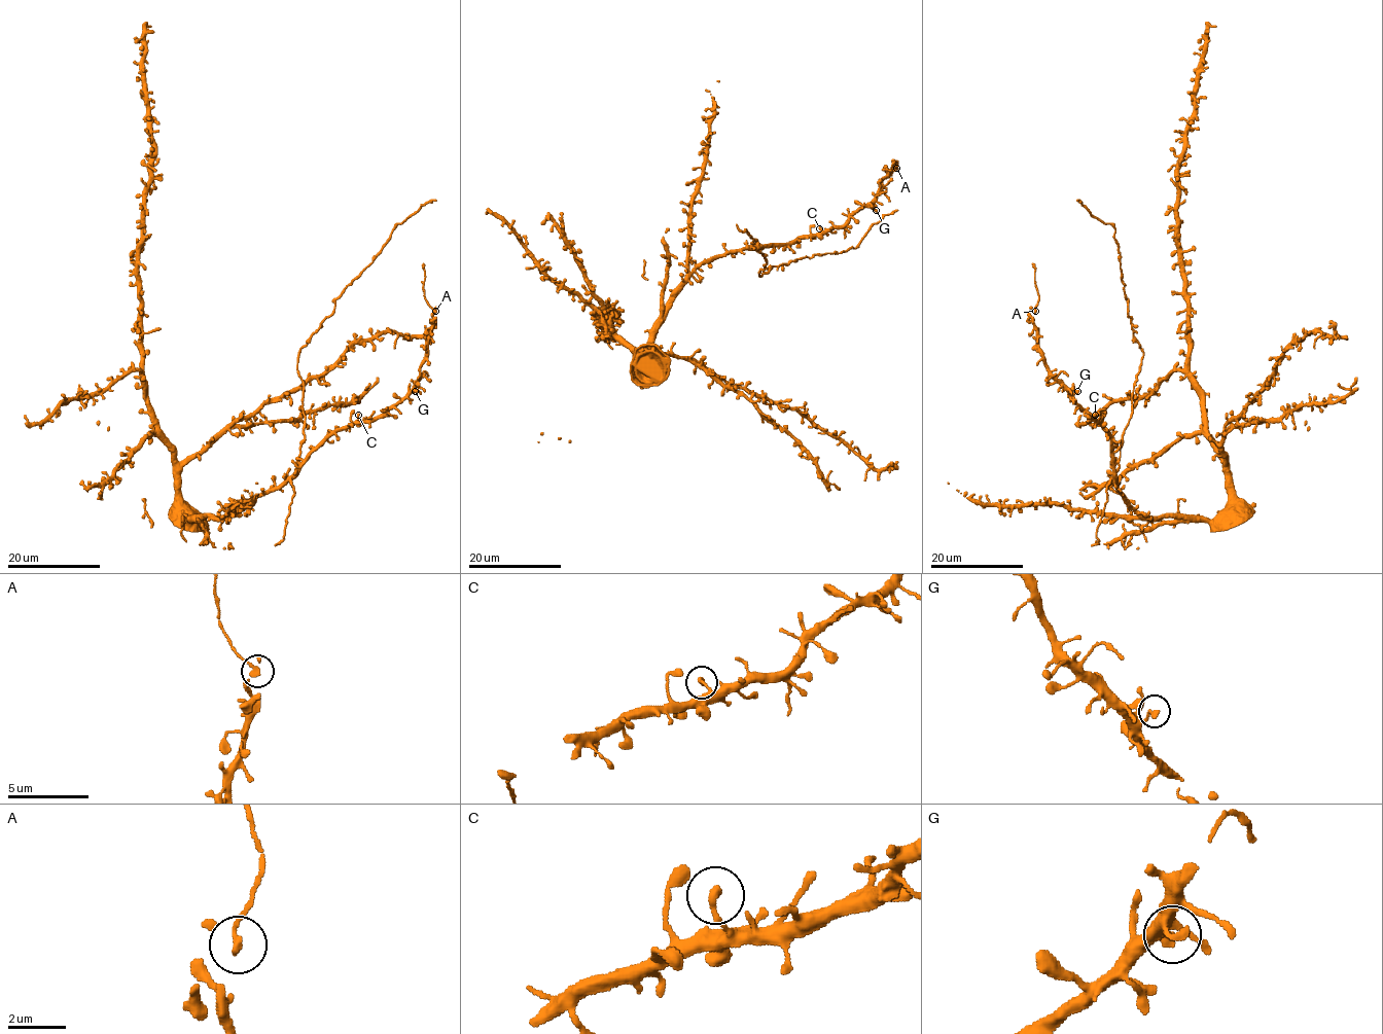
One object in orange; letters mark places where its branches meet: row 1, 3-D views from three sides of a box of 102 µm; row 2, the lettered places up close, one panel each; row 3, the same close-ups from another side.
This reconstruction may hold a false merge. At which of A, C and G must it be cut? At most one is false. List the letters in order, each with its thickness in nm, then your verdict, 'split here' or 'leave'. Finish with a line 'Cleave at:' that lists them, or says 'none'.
A: 280 nm | split here
C: 320 nm | leave
G: 280 nm | leave
Cleave at: A

